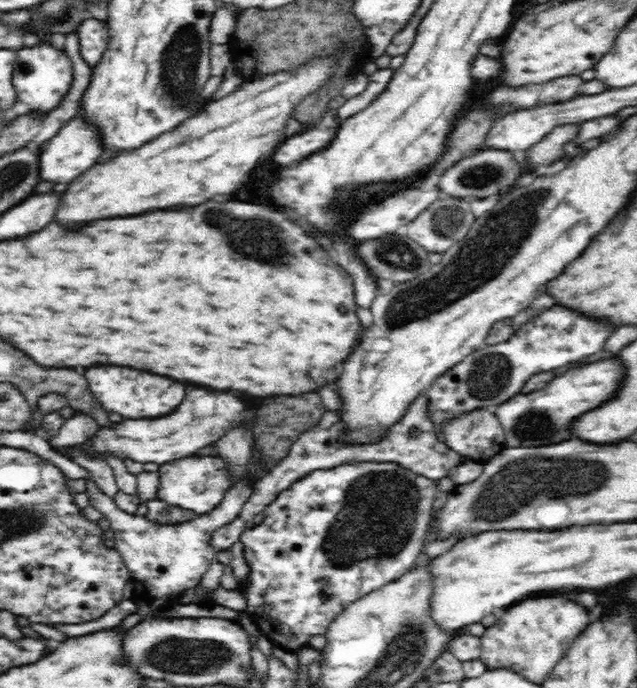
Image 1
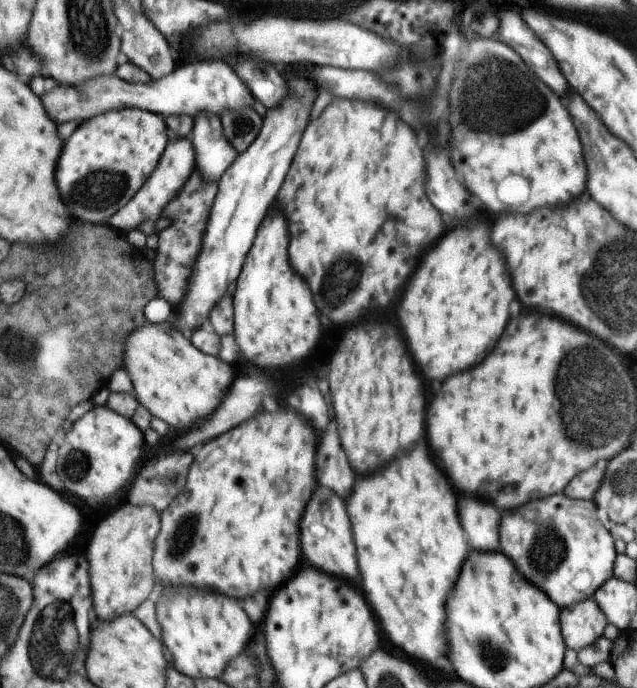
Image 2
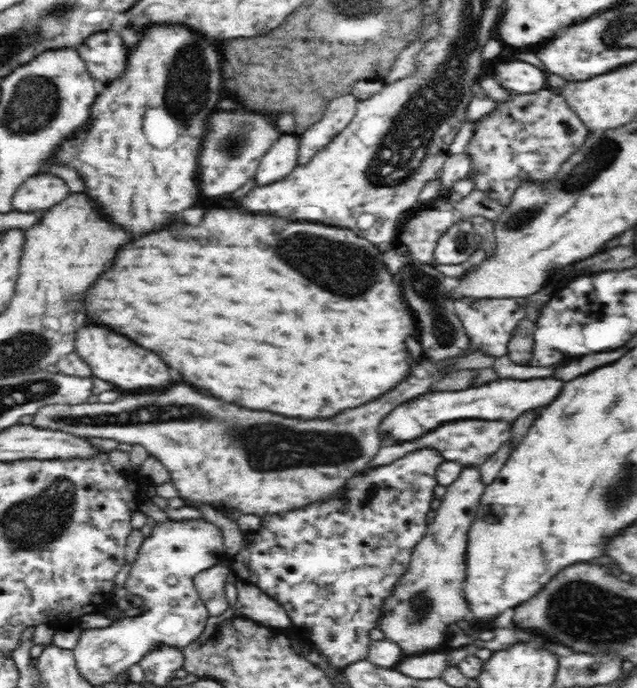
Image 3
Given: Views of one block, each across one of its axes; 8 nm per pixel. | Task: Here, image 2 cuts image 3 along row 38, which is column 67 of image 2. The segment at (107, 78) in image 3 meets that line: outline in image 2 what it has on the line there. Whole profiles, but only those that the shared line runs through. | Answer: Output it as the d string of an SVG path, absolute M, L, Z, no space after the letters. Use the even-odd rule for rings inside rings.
M200 62L182 66L182 70L174 72L170 78L150 82L150 84L134 84L120 78L117 73L94 77L78 86L58 86L46 94L48 114L60 124L90 120L108 110L122 110L132 106L146 108L168 118L172 115L188 115L196 118L202 110L212 110L222 114L226 108L244 108L254 104L254 94L248 84L238 76L238 72L226 62Z

